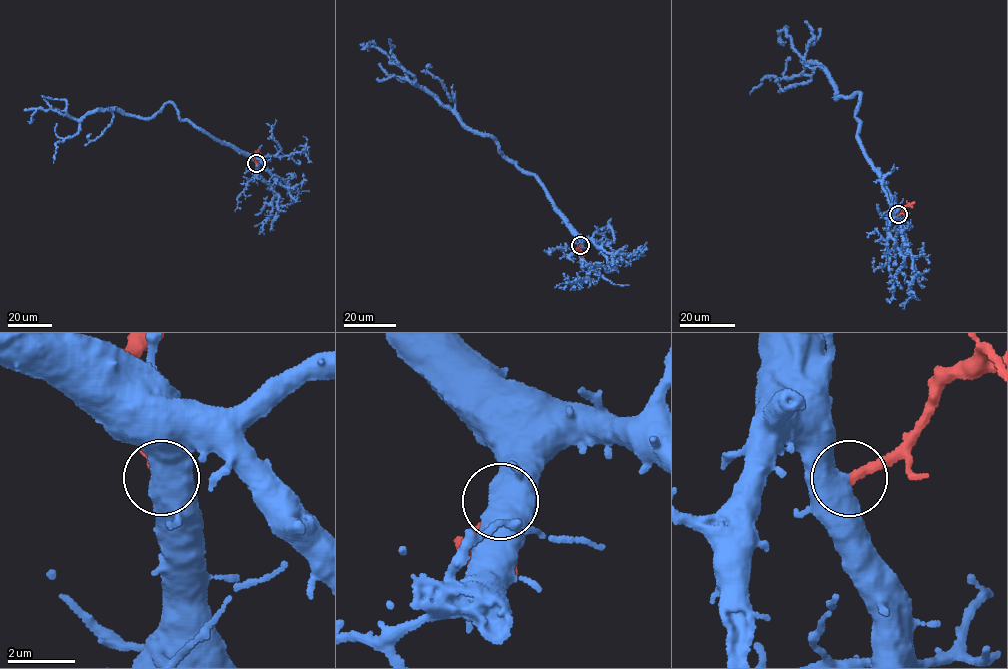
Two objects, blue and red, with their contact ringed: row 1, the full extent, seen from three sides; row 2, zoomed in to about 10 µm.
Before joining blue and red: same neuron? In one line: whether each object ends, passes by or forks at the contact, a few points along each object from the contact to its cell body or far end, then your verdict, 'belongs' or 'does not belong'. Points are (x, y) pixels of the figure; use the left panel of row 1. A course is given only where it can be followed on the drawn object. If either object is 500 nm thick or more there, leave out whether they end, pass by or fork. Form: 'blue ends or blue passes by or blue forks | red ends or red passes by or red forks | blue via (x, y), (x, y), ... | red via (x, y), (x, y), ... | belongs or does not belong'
blue via (256, 163), (180, 119), (170, 103), (149, 118), (113, 109), (91, 111), (74, 119), (42, 109), (27, 121) | red via (256, 163), (254, 156), (259, 149) | belongs

